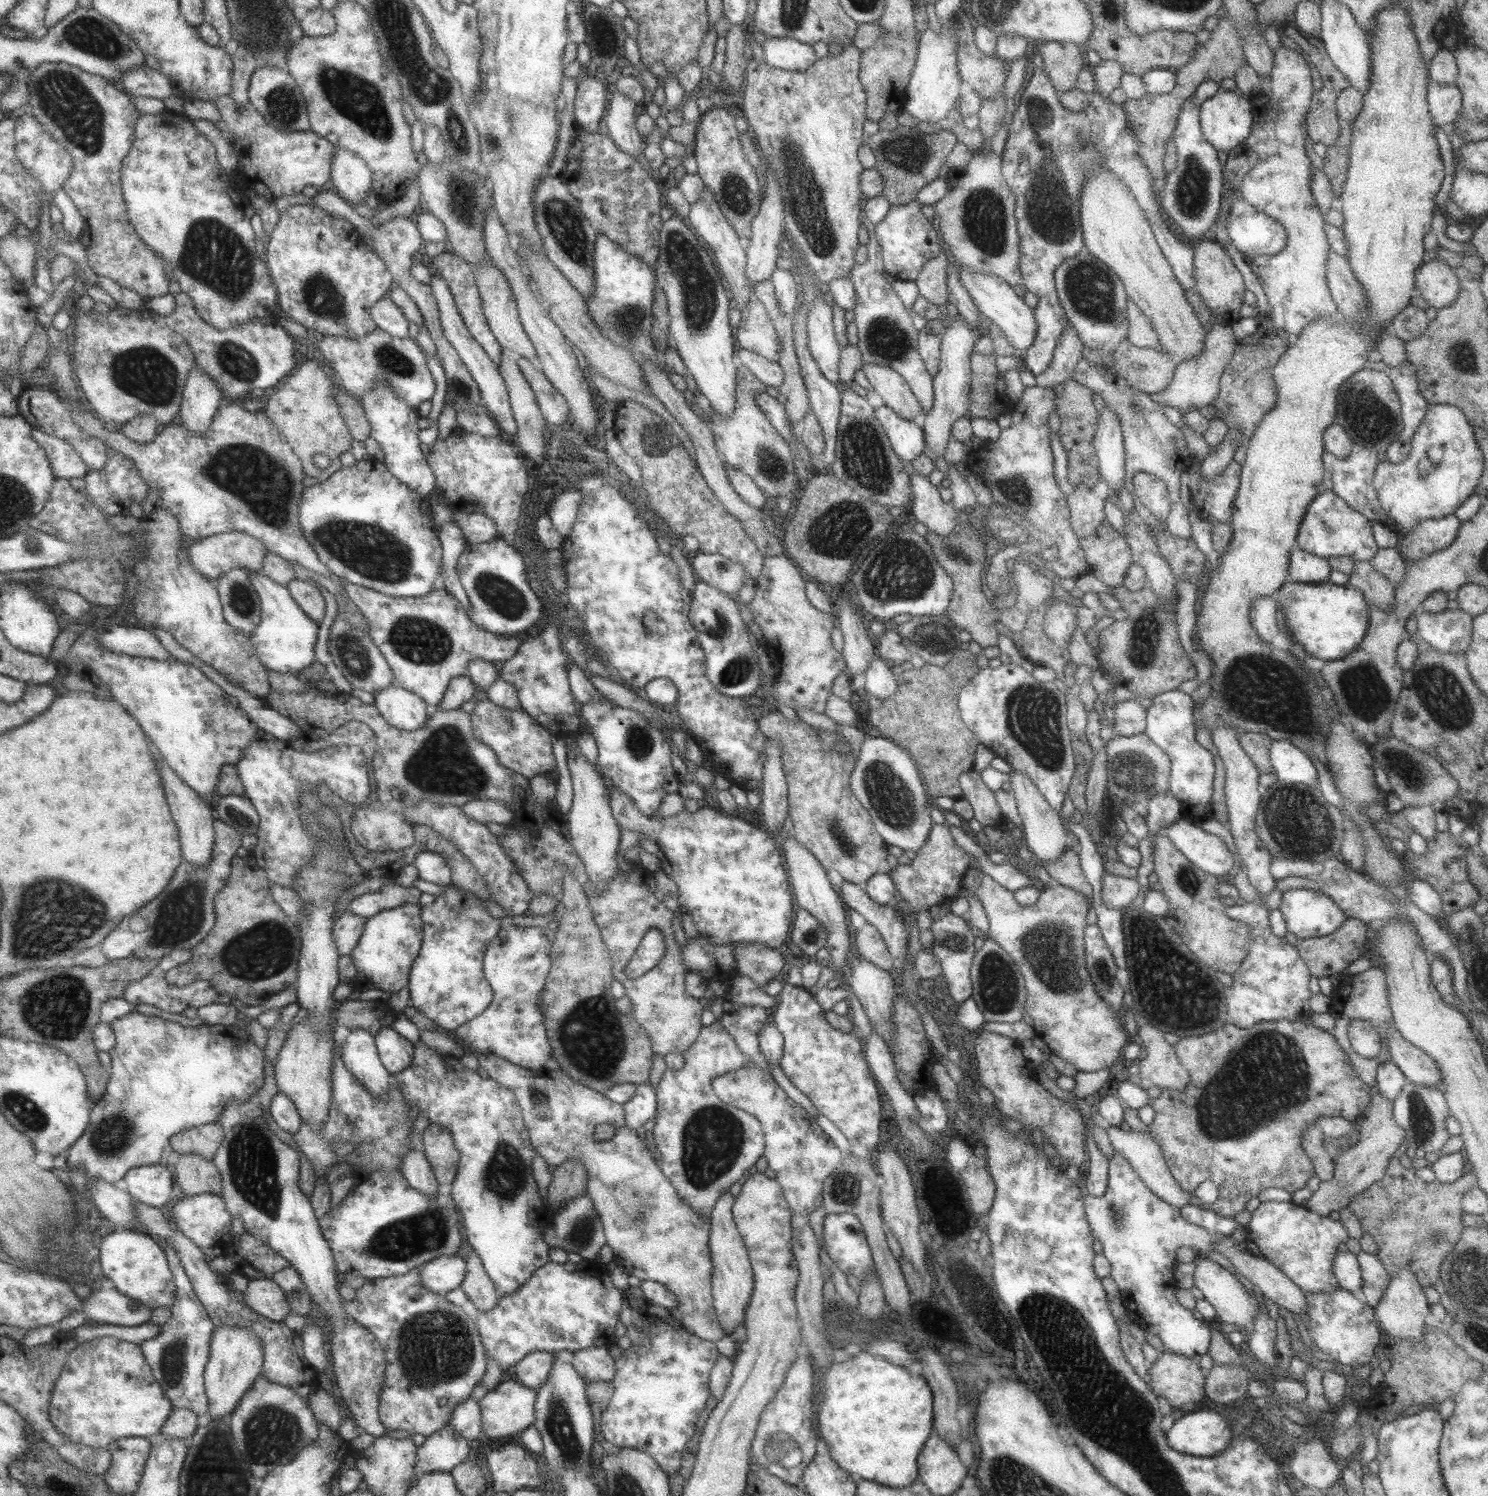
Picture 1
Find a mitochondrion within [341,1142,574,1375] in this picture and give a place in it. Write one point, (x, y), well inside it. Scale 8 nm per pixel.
(427, 1232)

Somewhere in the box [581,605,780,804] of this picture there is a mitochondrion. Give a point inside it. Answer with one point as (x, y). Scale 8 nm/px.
(734, 672)

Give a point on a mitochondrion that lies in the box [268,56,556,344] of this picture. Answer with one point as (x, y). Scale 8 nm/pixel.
(355, 99)

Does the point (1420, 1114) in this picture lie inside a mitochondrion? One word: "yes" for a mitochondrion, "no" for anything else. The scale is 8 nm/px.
yes

